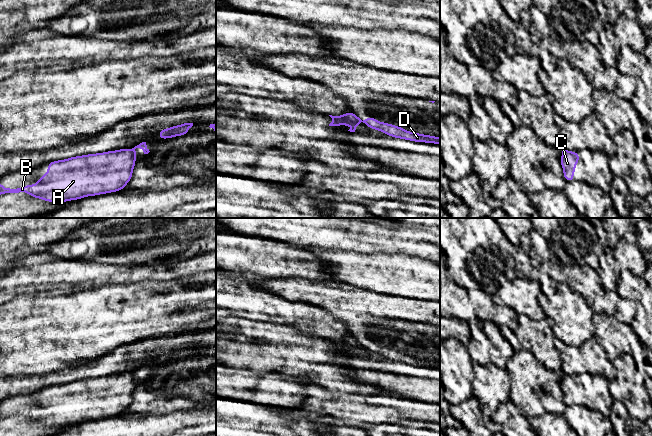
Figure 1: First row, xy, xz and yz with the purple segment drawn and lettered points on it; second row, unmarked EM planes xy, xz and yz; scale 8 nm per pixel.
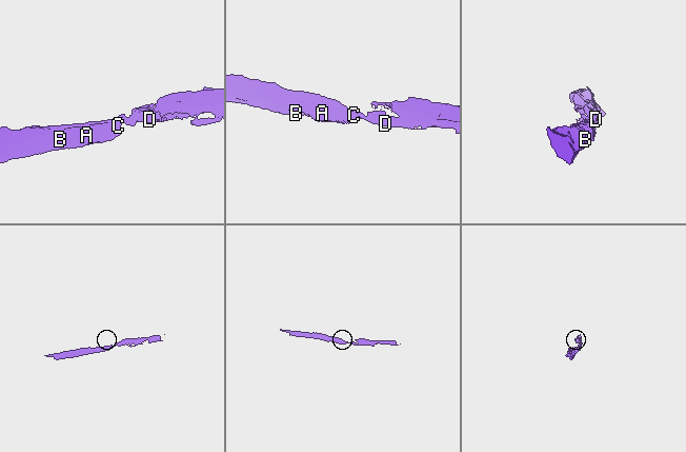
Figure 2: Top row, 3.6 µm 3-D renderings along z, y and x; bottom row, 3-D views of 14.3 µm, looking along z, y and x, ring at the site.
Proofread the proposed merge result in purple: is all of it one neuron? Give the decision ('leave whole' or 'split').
split

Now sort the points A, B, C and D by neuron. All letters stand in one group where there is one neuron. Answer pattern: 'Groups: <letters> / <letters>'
Groups: A B C / D

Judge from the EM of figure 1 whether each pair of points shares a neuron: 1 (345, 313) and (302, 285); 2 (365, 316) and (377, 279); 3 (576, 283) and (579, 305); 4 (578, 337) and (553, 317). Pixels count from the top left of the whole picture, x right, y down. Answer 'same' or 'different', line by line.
1: same
2: different
3: different
4: same

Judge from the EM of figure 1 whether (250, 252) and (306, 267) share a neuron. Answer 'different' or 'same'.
same

